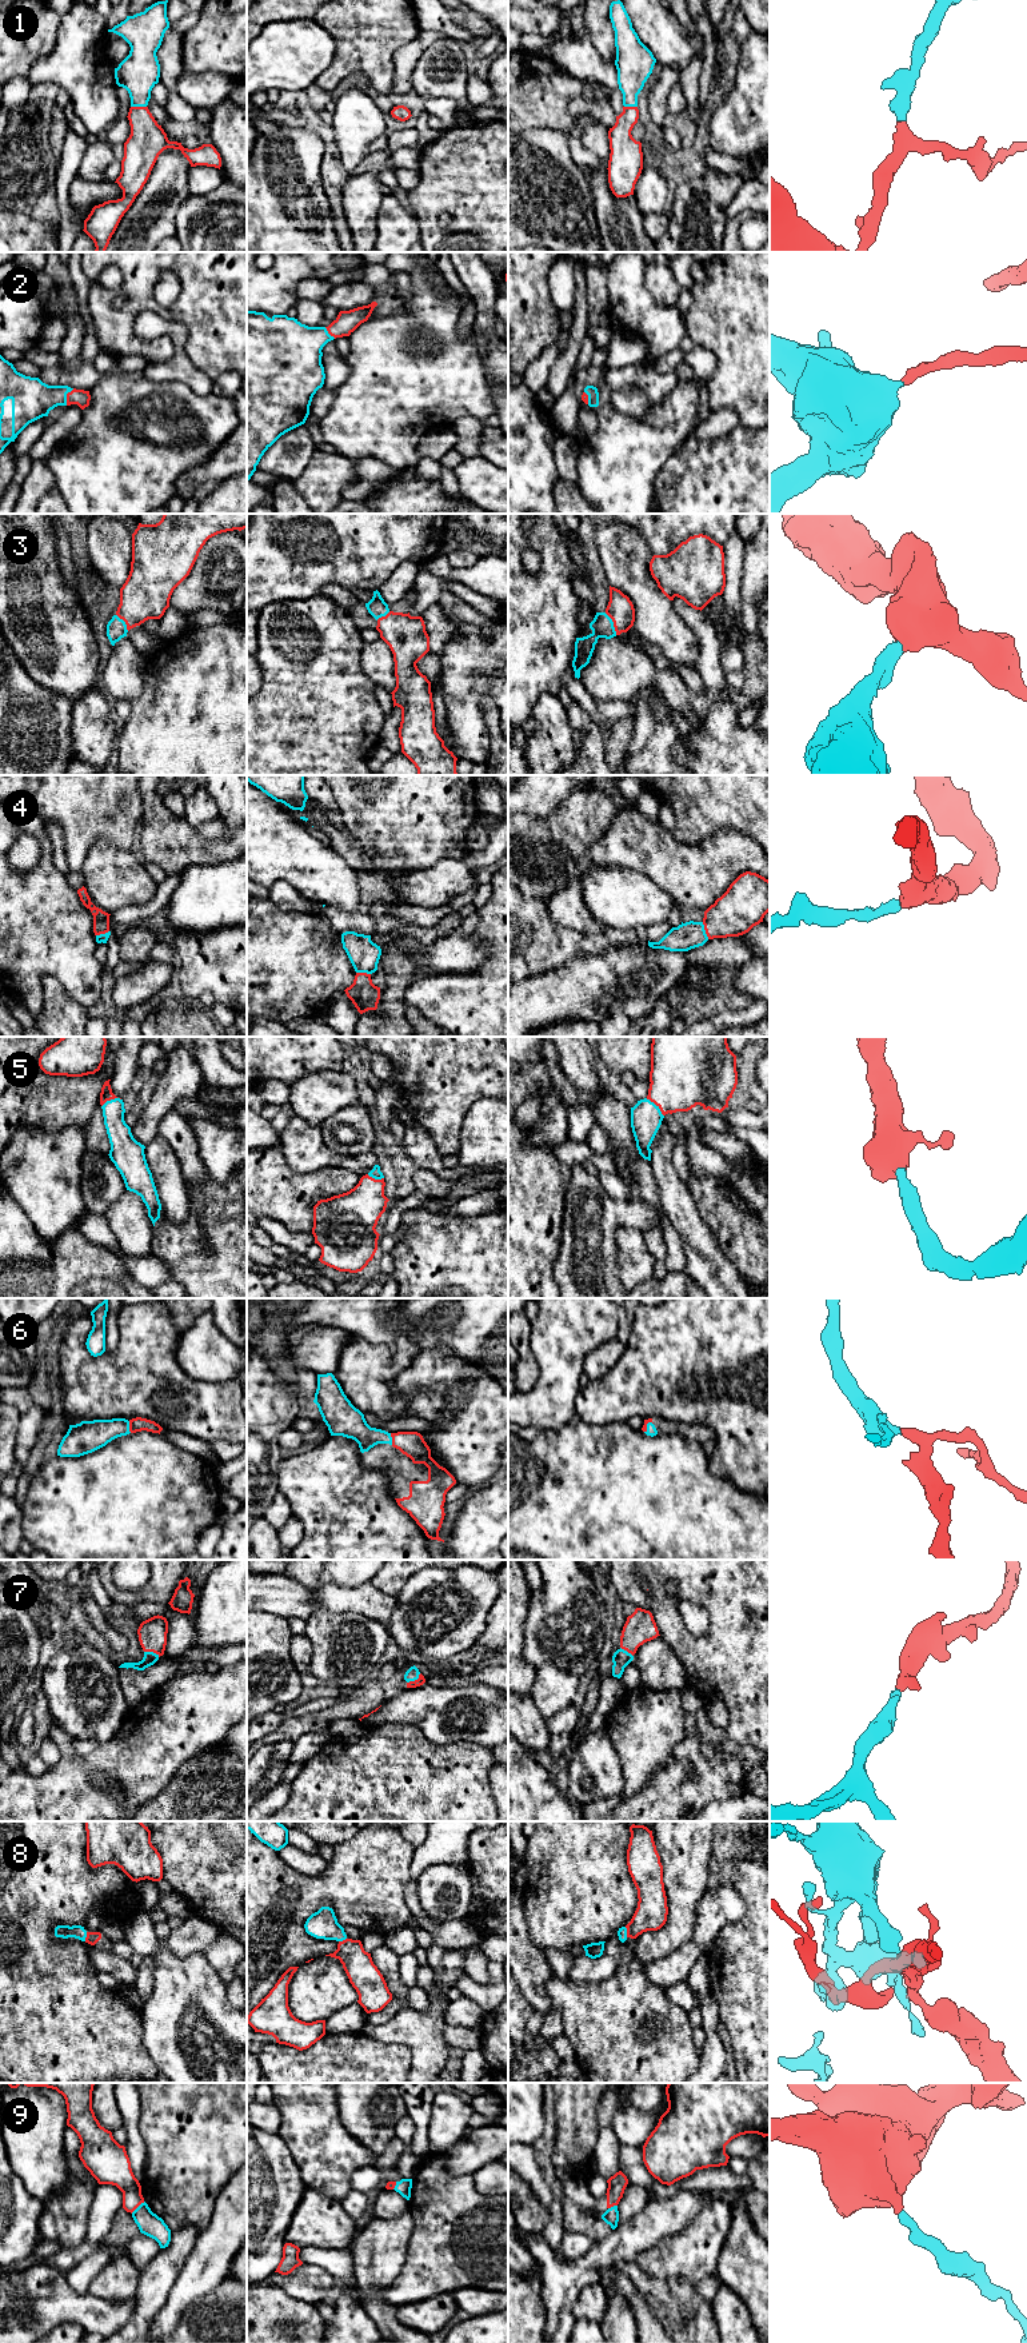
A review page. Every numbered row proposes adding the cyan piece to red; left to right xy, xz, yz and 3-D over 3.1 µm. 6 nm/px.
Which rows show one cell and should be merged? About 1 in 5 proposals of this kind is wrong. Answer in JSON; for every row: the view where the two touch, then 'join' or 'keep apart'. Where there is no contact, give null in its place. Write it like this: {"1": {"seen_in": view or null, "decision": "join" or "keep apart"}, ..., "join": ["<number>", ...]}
{"1": {"seen_in": "xy", "decision": "join"}, "2": {"seen_in": "xy", "decision": "join"}, "3": {"seen_in": "yz", "decision": "join"}, "4": {"seen_in": "yz", "decision": "join"}, "5": {"seen_in": "yz", "decision": "join"}, "6": {"seen_in": "xy", "decision": "join"}, "7": {"seen_in": "xy", "decision": "join"}, "8": {"seen_in": "yz", "decision": "join"}, "9": {"seen_in": "xy", "decision": "keep apart"}, "join": ["1", "2", "3", "4", "5", "6", "7", "8"]}

